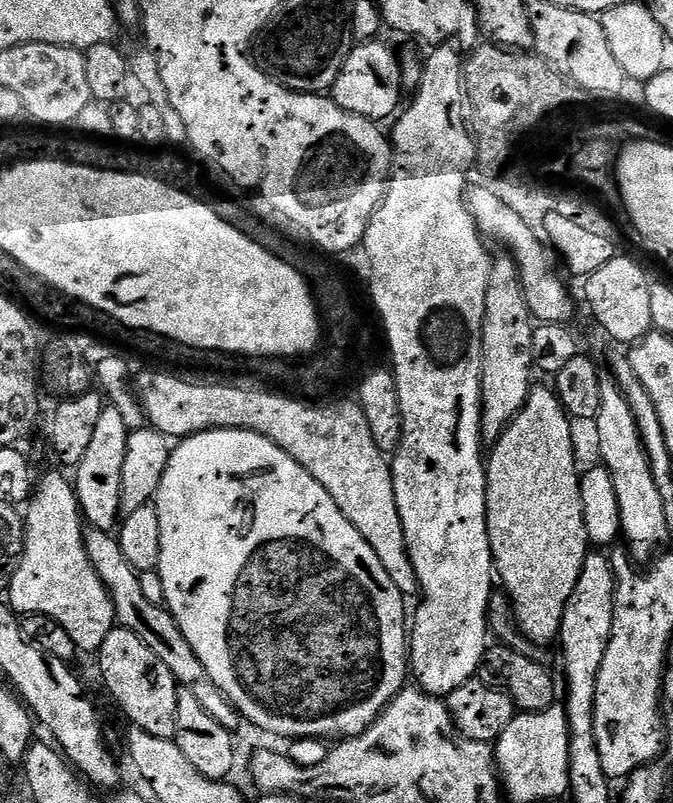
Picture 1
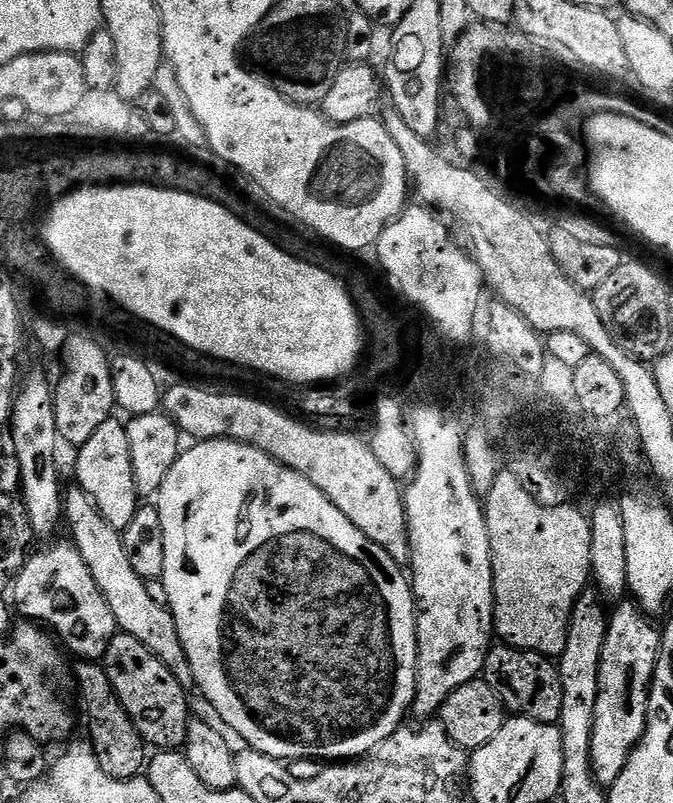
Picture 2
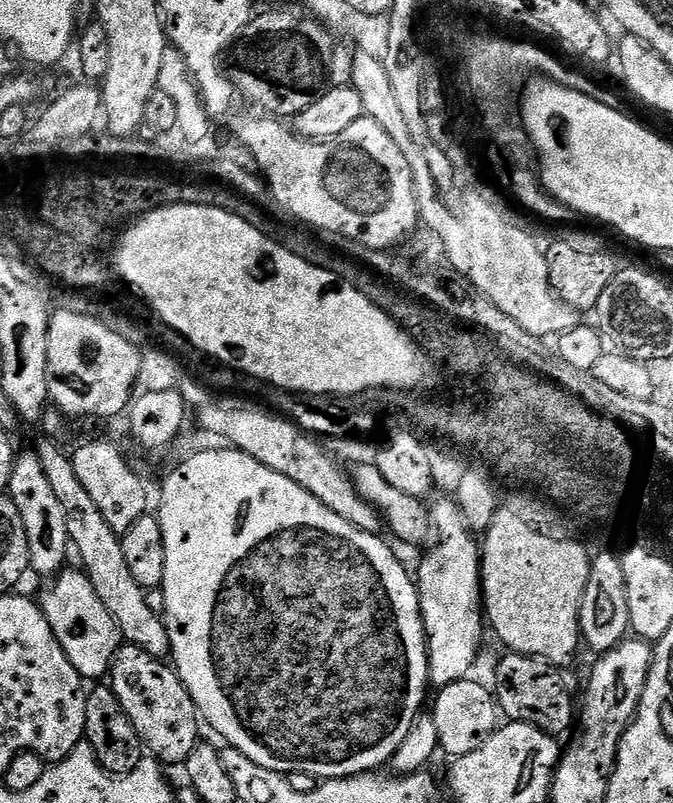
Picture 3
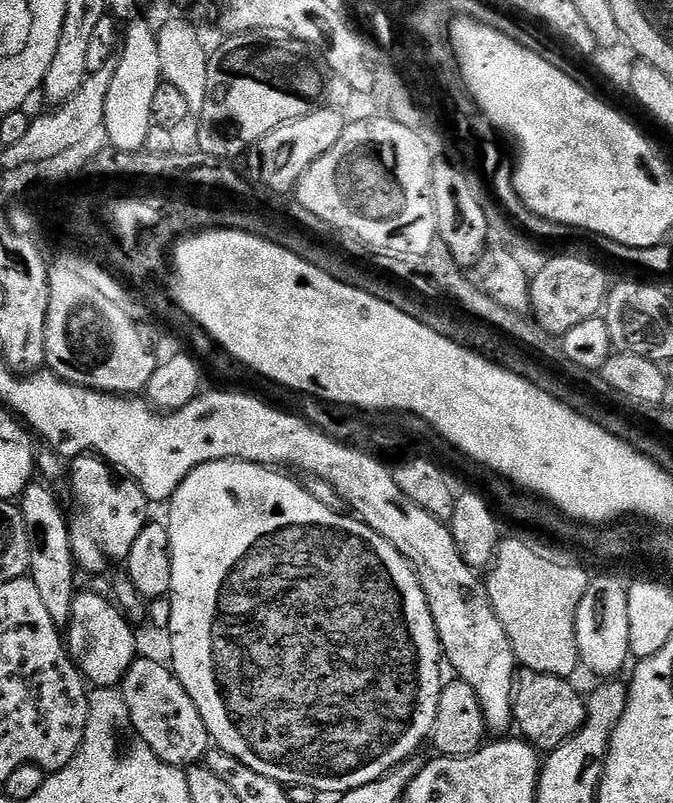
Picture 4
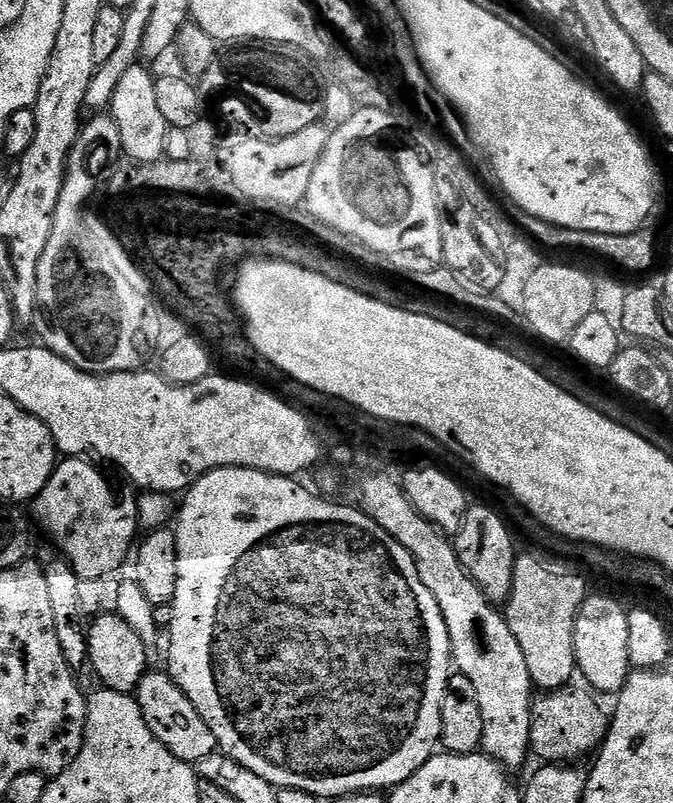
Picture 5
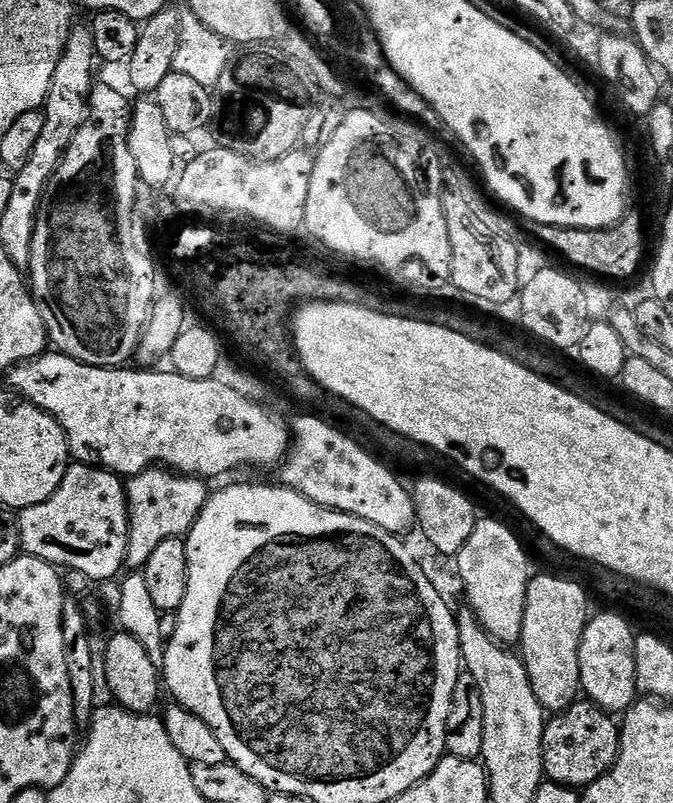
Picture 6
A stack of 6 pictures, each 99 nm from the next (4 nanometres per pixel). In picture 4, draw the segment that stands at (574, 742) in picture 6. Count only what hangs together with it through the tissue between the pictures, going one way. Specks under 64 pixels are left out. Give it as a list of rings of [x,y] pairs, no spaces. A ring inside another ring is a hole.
[[[521,671],[516,678],[516,694],[512,697],[512,718],[519,735],[533,748],[547,754],[570,739],[584,725],[588,713],[585,697],[580,697],[571,679],[547,676],[541,672]]]

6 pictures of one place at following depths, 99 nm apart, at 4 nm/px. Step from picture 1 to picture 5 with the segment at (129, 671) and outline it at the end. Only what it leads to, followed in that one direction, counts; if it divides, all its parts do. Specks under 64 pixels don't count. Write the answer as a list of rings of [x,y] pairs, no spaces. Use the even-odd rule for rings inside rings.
[[[149,670],[144,673],[142,682],[134,693],[138,706],[142,706],[142,718],[146,718],[146,726],[150,726],[150,734],[174,754],[182,762],[195,766],[206,758],[206,754],[214,754],[218,749],[216,739],[206,726],[202,714],[194,710],[194,702],[186,698],[186,694],[173,682],[172,677],[164,670]]]

